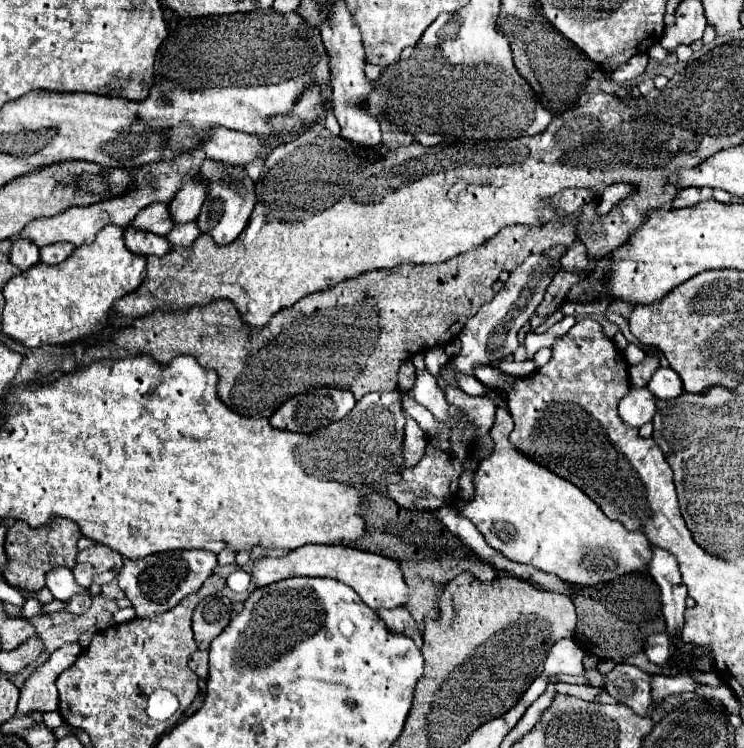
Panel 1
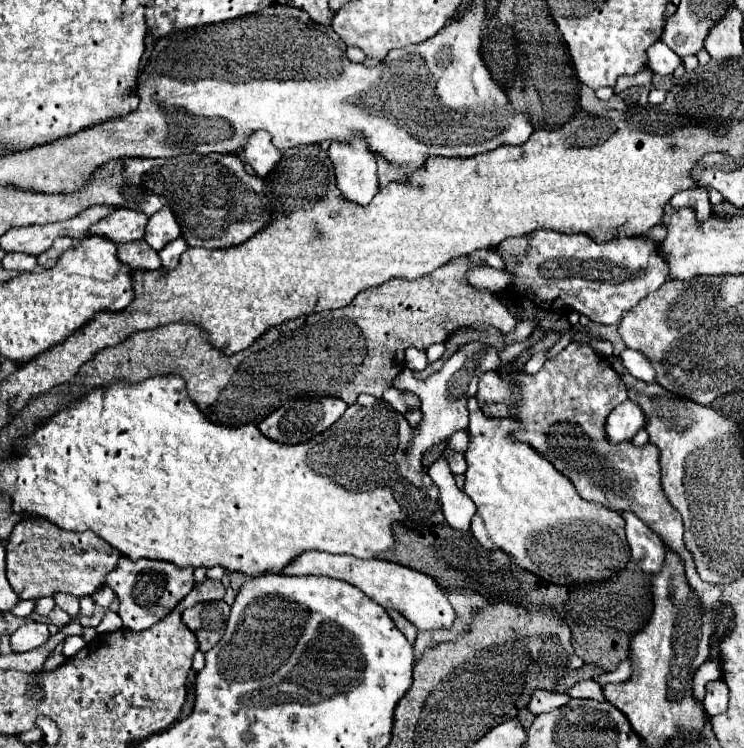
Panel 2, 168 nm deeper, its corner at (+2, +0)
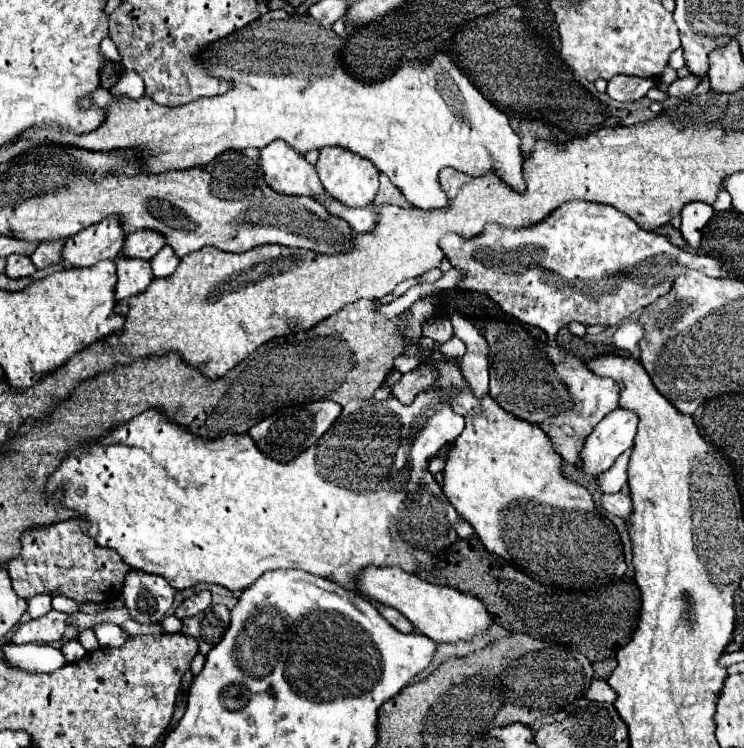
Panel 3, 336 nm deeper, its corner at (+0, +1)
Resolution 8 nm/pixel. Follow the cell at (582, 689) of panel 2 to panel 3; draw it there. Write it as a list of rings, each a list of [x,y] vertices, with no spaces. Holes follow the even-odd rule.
[[[592,680],[590,688],[586,690],[586,698],[594,702],[606,702],[612,704],[616,700],[616,692],[610,688],[606,680]]]

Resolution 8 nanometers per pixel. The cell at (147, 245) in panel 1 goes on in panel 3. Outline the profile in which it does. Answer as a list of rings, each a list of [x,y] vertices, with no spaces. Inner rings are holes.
[[[116,258],[116,274],[118,274],[118,282],[114,288],[116,302],[144,292],[146,286],[154,280],[150,262],[136,258]]]

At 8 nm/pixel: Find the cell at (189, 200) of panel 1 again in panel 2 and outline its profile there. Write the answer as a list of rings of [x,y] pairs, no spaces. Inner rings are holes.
[[[166,205],[166,207],[162,207],[158,213],[154,213],[154,215],[150,217],[150,223],[146,225],[144,241],[146,241],[152,249],[160,251],[166,243],[174,241],[178,235],[180,235],[178,219],[176,219],[172,207]]]

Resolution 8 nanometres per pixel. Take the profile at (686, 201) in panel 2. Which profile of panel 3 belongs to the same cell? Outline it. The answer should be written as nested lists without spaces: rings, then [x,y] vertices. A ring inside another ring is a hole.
[[[691,202],[684,206],[684,210],[681,212],[680,232],[684,236],[684,240],[696,248],[700,246],[700,240],[702,240],[702,228],[706,226],[706,222],[709,222],[714,213],[714,209],[711,205],[704,202]]]

